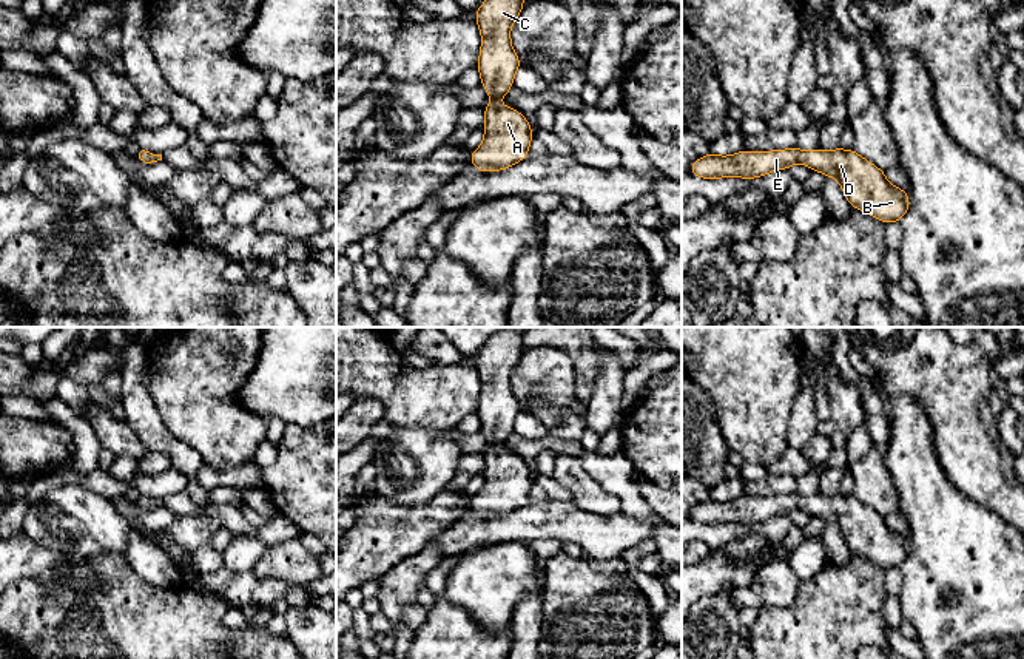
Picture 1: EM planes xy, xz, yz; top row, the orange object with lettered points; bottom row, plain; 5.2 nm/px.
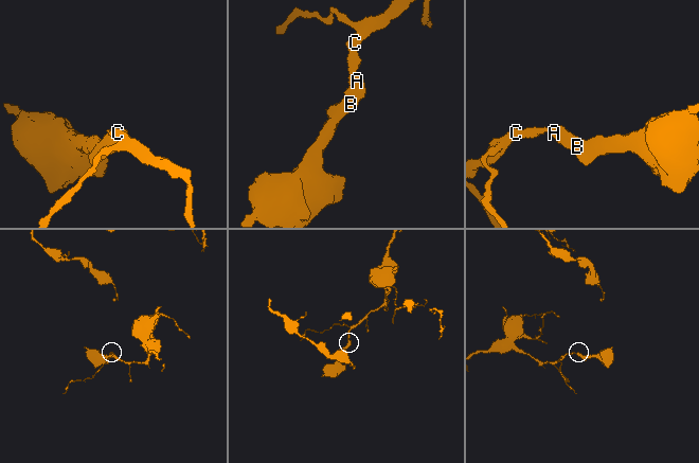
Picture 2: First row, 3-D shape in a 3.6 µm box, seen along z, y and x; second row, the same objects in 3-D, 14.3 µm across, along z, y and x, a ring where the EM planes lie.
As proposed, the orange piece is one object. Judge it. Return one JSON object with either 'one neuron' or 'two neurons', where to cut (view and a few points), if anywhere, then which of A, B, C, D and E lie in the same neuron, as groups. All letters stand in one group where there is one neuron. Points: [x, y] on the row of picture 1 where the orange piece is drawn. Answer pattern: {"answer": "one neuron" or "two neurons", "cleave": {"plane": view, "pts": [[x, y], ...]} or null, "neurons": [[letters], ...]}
{"answer": "one neuron", "cleave": null, "neurons": [["A", "B", "C", "D", "E"]]}

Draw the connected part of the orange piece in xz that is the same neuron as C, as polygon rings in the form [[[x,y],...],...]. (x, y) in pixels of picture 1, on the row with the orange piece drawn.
[[[486,0],[475,11],[481,31],[477,69],[490,103],[483,108],[484,140],[470,153],[469,162],[483,173],[501,171],[526,159],[534,137],[527,119],[518,110],[498,103],[514,86],[521,66],[512,48],[510,26],[523,6],[524,0]]]

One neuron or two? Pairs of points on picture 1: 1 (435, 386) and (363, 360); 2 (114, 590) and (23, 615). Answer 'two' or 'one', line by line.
1: one
2: one

